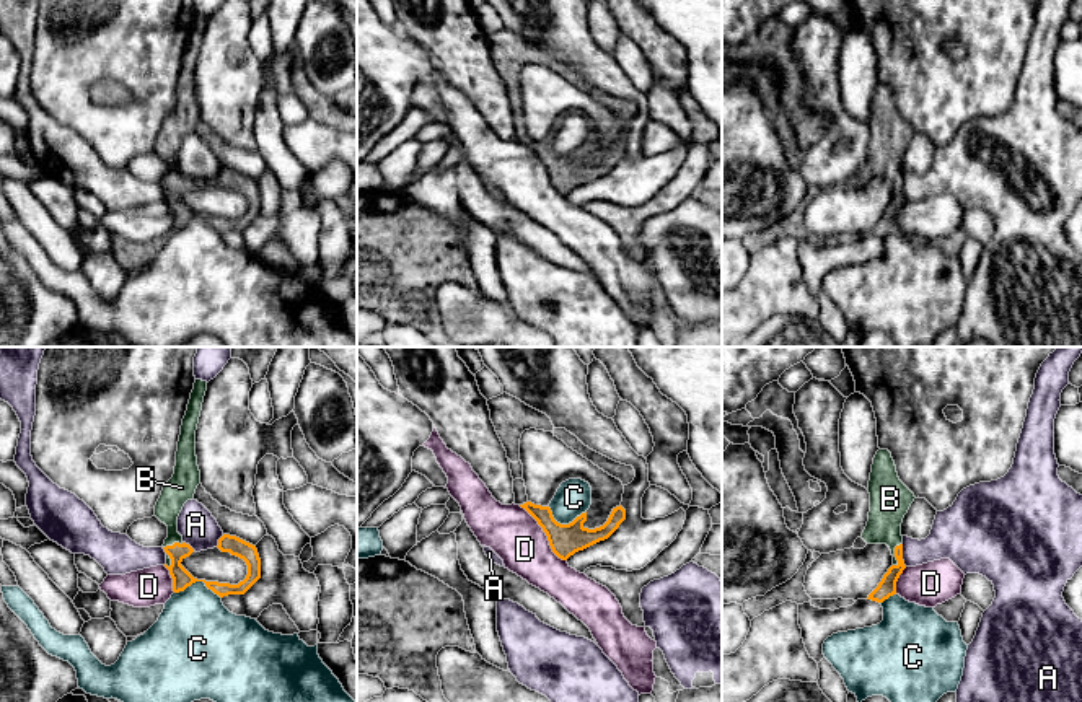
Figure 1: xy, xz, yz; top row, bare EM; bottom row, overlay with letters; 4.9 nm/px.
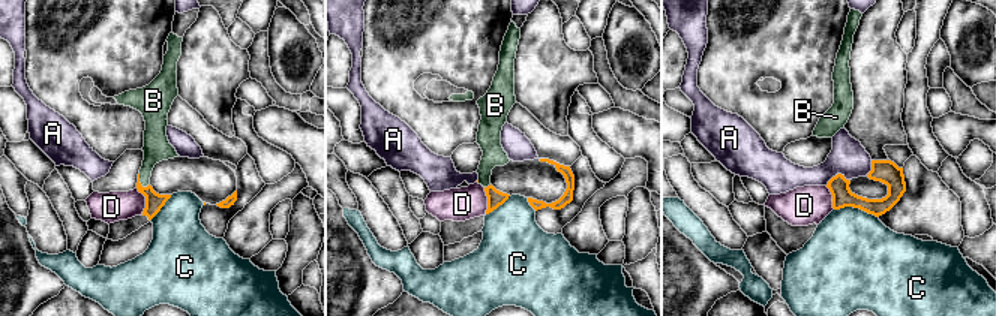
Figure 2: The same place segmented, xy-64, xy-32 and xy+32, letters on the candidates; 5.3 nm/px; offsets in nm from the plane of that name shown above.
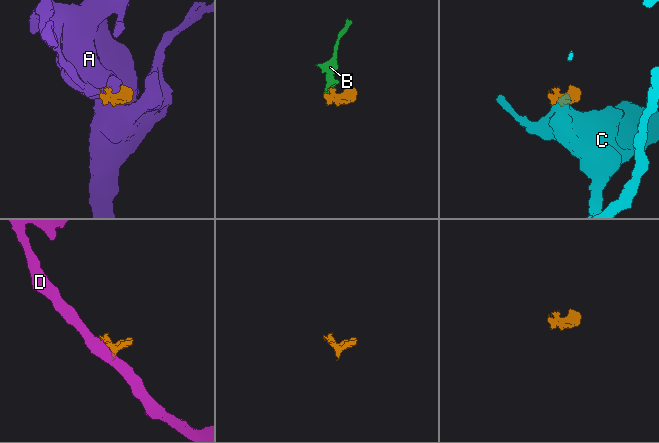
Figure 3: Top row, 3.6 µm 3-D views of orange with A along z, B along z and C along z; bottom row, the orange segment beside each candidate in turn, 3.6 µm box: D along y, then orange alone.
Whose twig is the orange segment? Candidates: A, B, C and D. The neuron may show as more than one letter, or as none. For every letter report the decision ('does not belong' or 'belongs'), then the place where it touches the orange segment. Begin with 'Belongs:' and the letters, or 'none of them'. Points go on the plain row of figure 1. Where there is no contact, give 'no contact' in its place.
Belongs: B
A: does not belong | yz (901, 191)
B: belongs | yz (895, 189)
C: does not belong | xy (197, 215)
D: does not belong | xz (546, 170)

